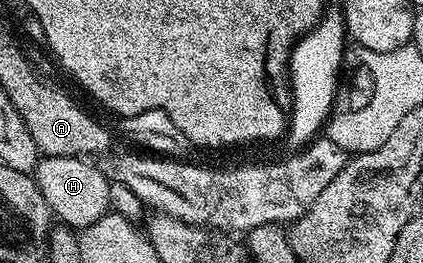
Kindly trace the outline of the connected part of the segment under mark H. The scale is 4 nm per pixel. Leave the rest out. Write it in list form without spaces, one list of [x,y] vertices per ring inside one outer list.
[[[44,156],[36,164],[32,177],[53,215],[63,225],[74,230],[88,228],[111,207],[111,181],[106,179],[99,165],[89,159],[77,156]]]

